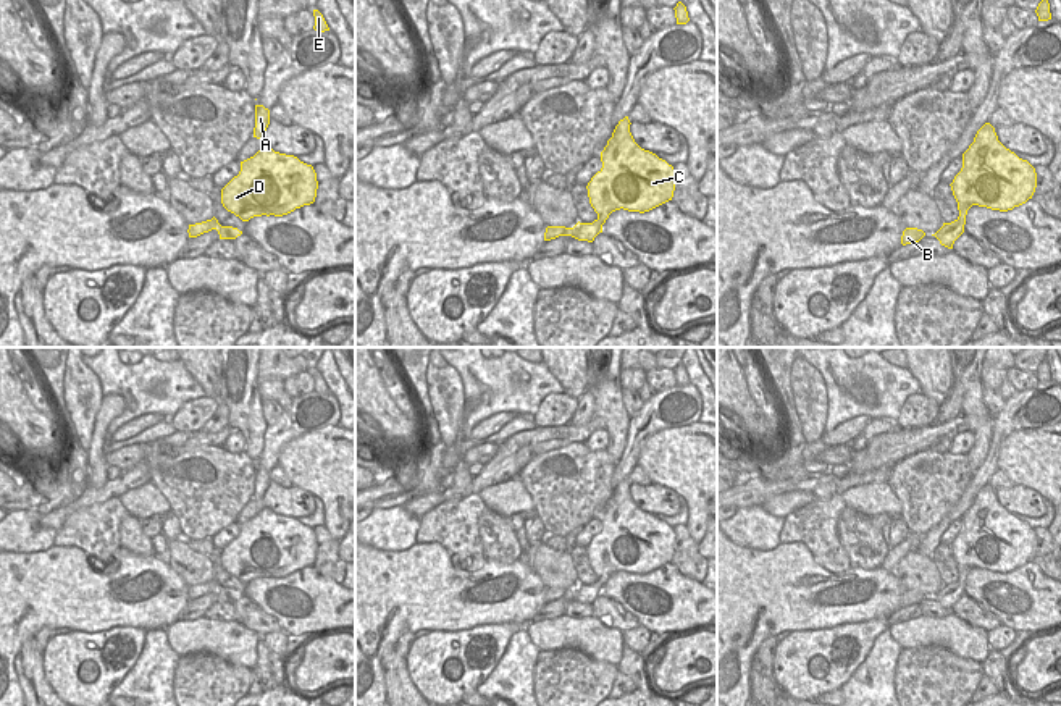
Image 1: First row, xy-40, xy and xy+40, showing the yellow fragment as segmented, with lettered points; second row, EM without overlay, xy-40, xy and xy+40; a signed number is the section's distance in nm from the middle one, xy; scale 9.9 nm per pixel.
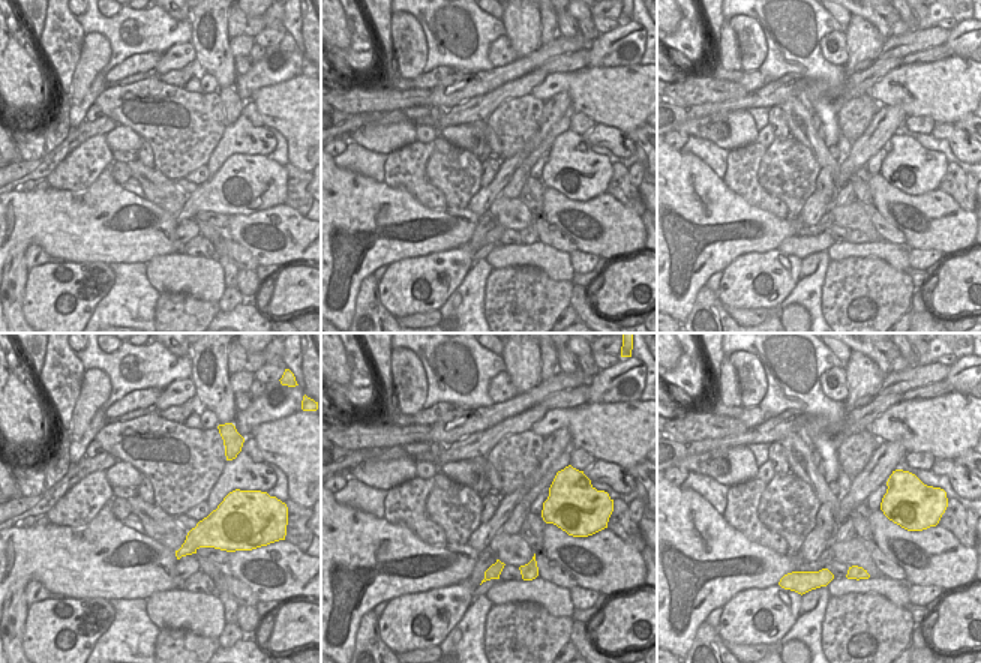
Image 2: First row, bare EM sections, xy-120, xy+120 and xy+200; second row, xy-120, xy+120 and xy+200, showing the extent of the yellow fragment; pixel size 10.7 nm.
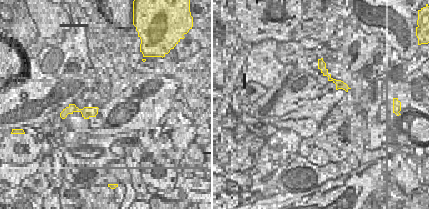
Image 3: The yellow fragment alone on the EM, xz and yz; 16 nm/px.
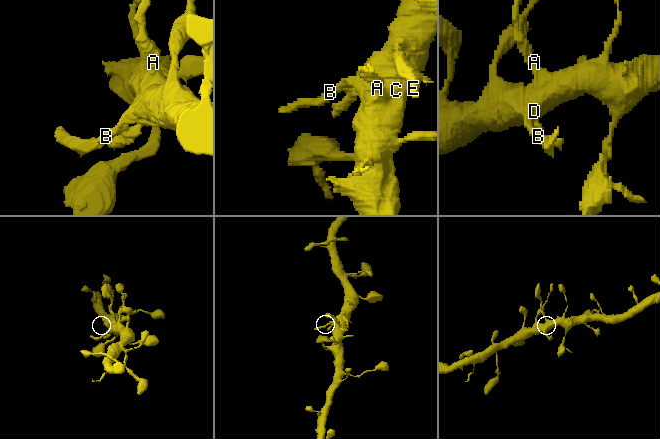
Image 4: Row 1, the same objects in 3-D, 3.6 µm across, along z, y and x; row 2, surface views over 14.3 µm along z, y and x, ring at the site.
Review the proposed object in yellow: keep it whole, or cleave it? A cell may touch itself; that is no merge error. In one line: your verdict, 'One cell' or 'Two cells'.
One cell.

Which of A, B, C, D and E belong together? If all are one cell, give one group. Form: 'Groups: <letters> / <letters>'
Groups: A B C D E.

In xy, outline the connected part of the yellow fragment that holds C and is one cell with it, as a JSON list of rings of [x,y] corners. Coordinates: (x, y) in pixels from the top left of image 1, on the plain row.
[[[625,478],[615,488],[612,499],[601,514],[602,530],[588,544],[589,565],[598,575],[593,585],[577,585],[573,590],[547,588],[544,603],[572,598],[593,604],[602,595],[602,586],[615,572],[649,574],[673,559],[675,532],[656,515],[641,511]]]

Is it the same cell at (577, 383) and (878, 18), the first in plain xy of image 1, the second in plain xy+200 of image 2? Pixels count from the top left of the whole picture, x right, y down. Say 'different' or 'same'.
different

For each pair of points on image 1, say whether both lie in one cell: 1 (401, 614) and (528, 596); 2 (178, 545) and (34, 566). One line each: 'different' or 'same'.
1: same
2: different

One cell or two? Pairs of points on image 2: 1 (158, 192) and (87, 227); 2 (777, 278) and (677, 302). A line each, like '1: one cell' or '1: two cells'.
1: two cells
2: two cells

